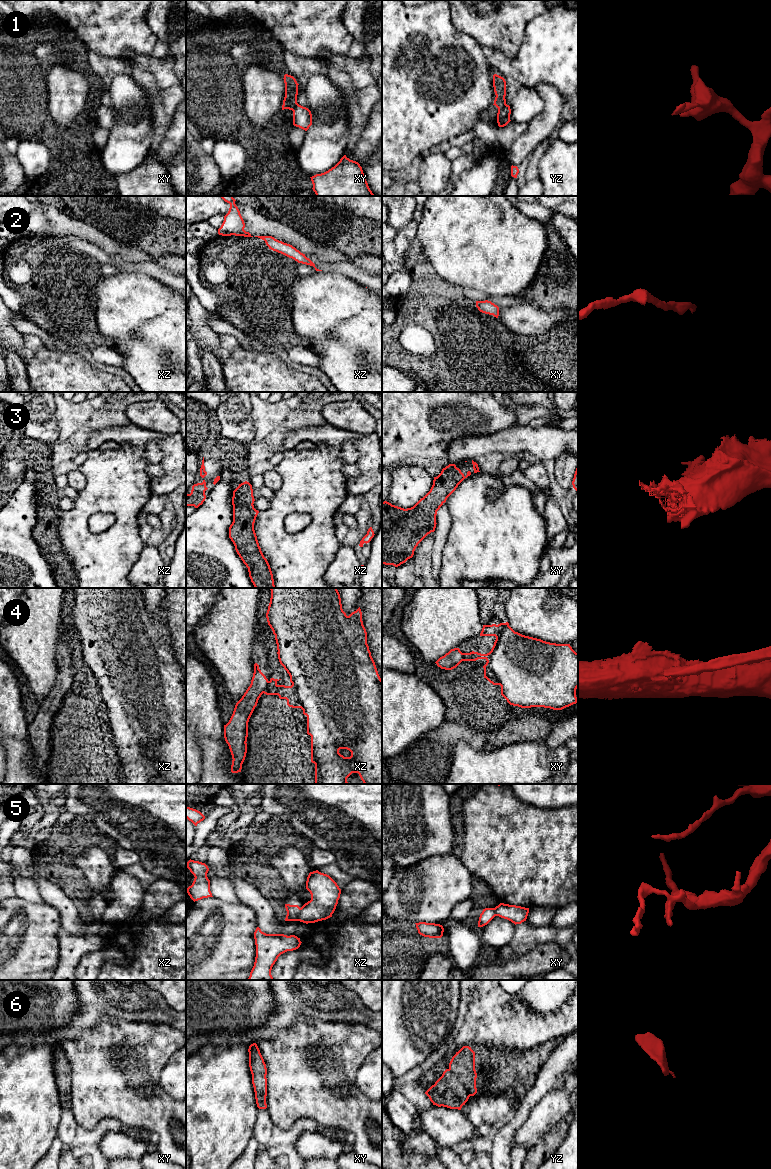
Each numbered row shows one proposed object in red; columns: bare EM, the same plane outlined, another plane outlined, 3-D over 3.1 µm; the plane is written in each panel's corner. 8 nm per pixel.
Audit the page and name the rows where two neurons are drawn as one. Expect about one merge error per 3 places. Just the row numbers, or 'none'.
1, 4, 5

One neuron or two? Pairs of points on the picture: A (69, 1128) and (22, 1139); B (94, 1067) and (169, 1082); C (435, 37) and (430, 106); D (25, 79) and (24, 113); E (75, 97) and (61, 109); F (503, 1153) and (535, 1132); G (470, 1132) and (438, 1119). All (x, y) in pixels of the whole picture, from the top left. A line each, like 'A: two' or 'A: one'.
A: two
B: two
C: one
D: one
E: one
F: two
G: one

